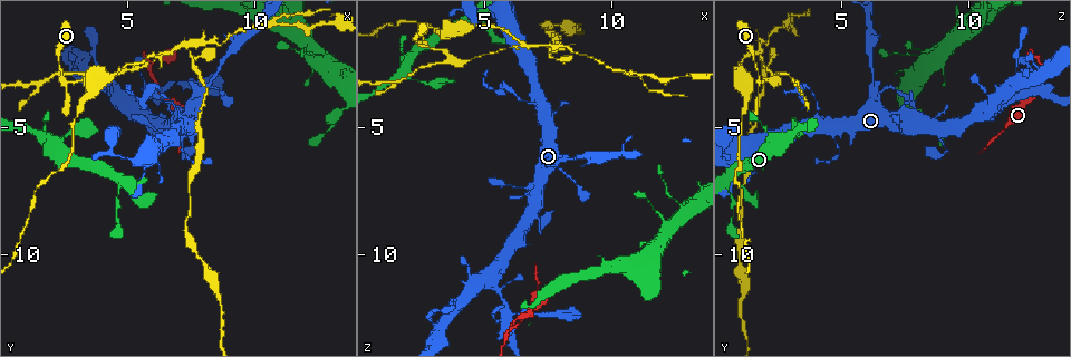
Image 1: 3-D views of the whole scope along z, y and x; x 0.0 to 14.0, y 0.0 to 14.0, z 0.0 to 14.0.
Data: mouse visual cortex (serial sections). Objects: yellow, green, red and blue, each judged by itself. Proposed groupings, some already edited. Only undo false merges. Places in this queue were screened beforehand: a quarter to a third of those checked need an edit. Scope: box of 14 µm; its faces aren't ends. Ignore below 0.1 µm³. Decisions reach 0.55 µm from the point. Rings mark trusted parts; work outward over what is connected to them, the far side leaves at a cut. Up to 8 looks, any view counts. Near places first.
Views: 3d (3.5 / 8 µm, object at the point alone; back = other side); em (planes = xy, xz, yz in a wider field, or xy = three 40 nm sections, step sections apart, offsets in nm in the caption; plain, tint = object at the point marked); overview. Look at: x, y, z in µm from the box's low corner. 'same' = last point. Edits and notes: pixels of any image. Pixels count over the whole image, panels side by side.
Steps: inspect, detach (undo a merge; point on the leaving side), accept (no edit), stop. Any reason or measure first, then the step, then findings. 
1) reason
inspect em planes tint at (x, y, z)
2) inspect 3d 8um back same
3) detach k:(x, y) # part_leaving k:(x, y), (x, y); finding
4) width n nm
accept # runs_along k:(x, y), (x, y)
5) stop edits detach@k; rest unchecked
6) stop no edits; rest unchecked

branch point
inspect 3d 3.5um at (7.3, 4.8, 4.2)

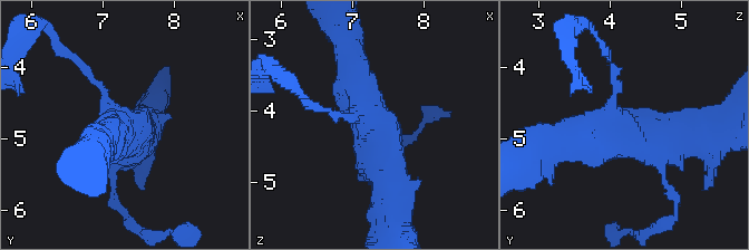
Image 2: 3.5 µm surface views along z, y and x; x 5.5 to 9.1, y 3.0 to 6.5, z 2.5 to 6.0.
need the tissue
inspect em xy step 2 tint at (7.25, 4.80, 4.05)

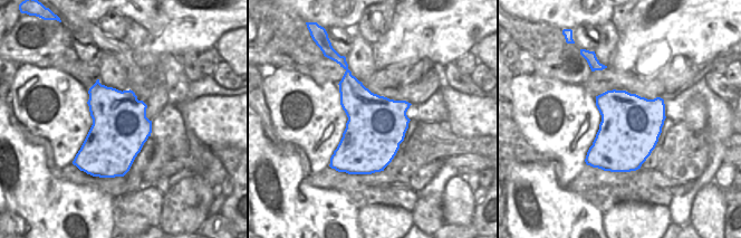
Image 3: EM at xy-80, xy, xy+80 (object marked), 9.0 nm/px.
detach 2:(80, 64) # part_leaving 2:(105, 92), (47, 30); a second cell is stuck on

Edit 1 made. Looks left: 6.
two arms in line, one across
inspect 3d 3.5um at (1.8, 5.5, 2.9)

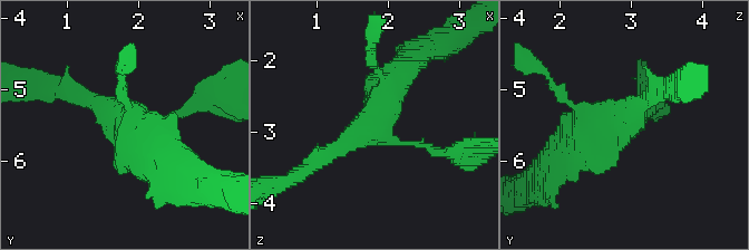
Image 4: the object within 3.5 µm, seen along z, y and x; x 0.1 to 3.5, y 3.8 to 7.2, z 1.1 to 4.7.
shape alone is not enough
inspect em xy step 2 tint at (1.80, 5.45, 2.85)

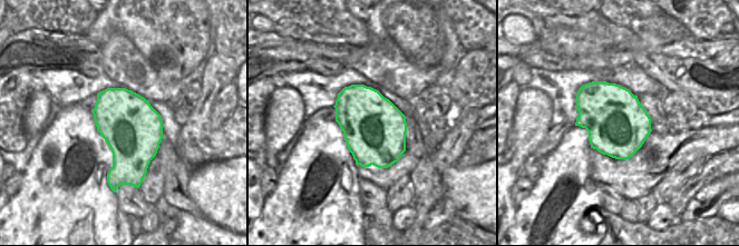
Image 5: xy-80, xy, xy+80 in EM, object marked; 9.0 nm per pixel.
accept # runs_along 4:(405, 67), (381, 116), (319, 159); continuous, no second cell

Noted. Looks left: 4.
abrupt turn
inspect 3d 3.5um at (6.0, 2.7, 13.0)

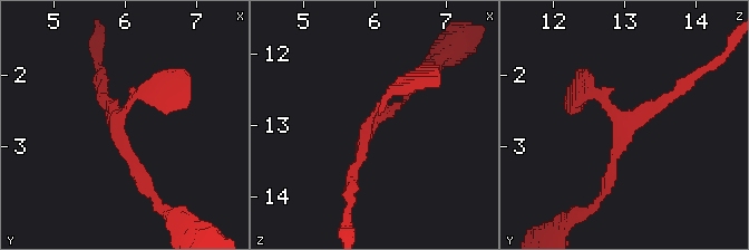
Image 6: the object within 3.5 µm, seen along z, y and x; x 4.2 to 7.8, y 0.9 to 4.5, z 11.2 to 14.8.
inspect em planes tint at (5.90, 2.75, 13.00)

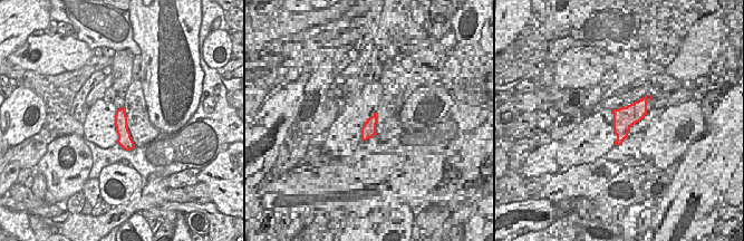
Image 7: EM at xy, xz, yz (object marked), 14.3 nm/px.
accept # runs_along 6:(605, 191), (625, 122), (585, 87); one cell here

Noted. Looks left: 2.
stop edits detach@2; rest unchecked

